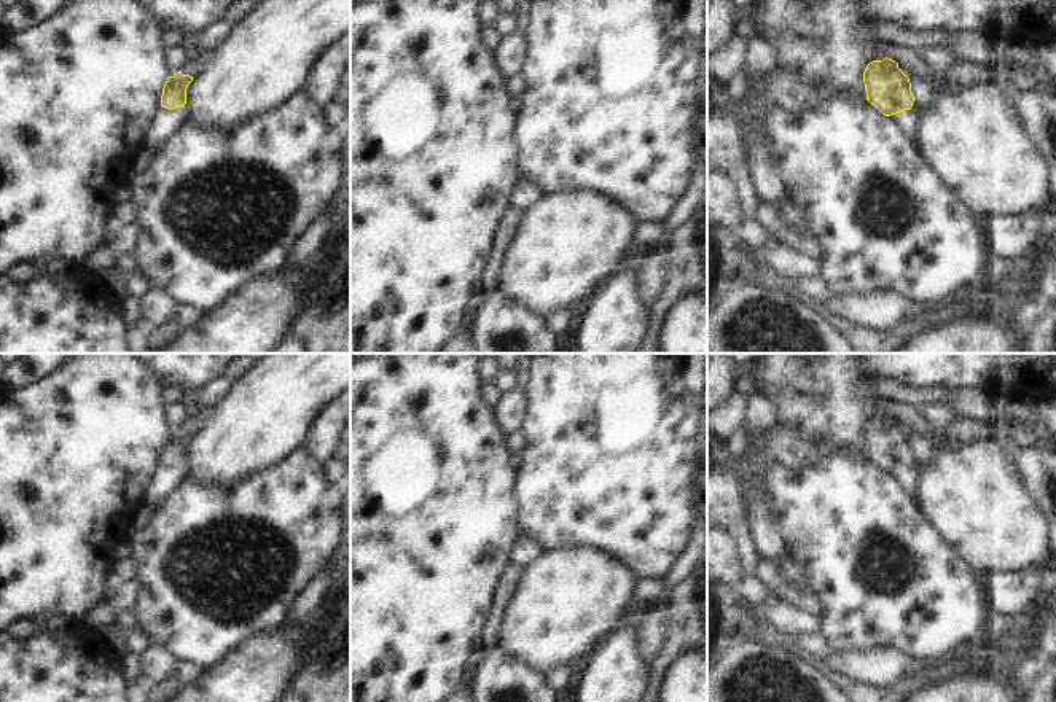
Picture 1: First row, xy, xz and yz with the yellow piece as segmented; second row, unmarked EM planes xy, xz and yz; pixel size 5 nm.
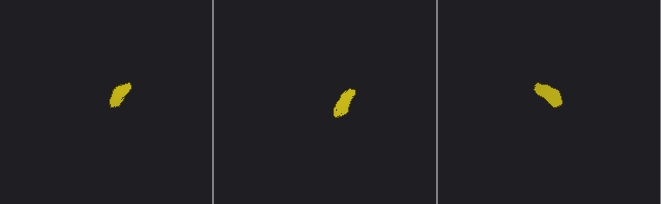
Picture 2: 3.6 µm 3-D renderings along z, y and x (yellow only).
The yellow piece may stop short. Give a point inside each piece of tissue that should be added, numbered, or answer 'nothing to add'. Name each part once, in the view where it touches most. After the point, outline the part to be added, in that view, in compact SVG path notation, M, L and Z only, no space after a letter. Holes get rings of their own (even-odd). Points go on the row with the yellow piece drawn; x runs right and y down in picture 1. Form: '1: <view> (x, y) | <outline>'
1: xy (166, 121) | M159 107L143 137L143 148L150 154L156 151L159 145L182 126L185 119L186 119L186 107L177 107L174 110Z

